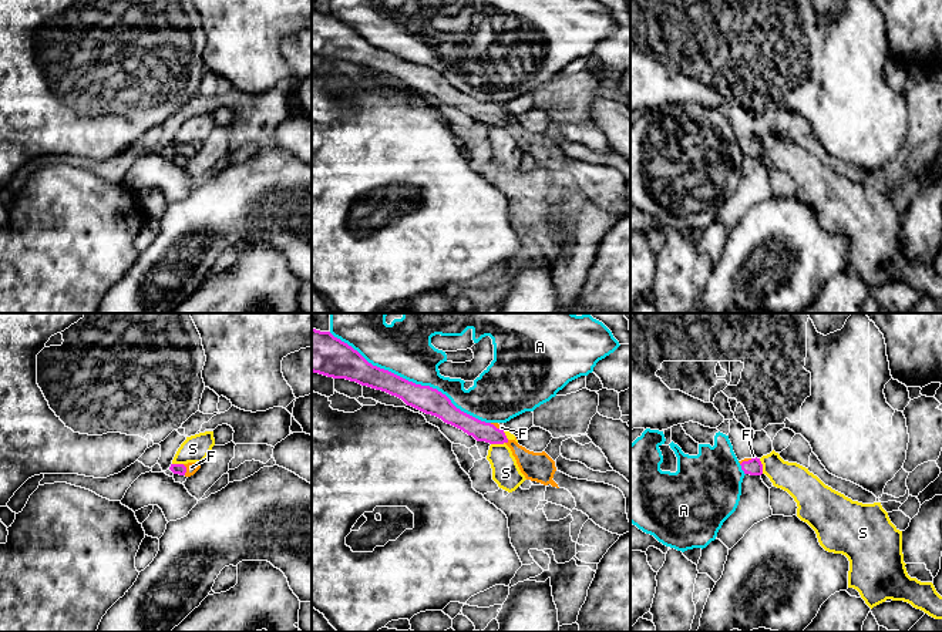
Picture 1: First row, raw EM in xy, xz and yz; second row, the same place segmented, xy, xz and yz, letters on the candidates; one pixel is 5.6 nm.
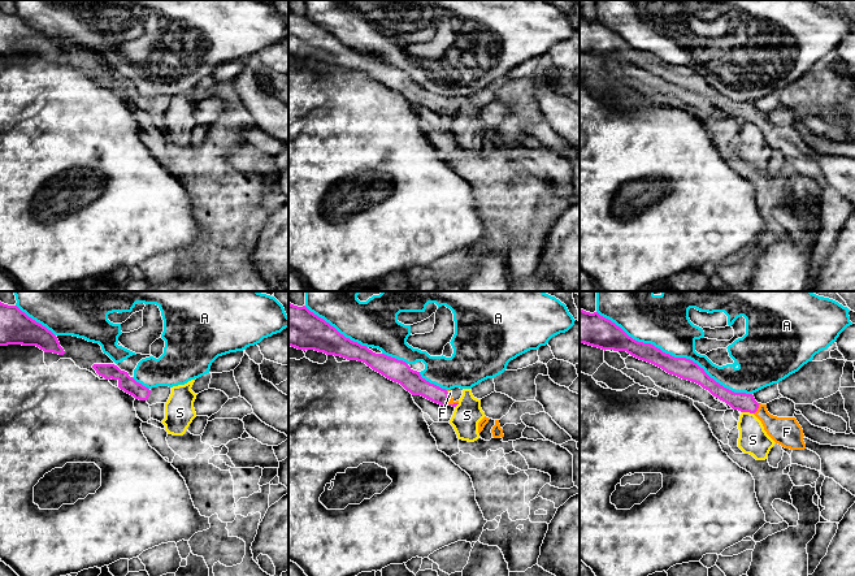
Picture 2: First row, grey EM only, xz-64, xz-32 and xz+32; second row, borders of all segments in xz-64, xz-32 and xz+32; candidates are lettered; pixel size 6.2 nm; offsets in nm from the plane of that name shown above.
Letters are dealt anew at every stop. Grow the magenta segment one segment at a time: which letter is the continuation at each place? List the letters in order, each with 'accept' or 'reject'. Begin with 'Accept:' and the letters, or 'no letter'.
Accept: F
A: reject
F: accept
S: reject

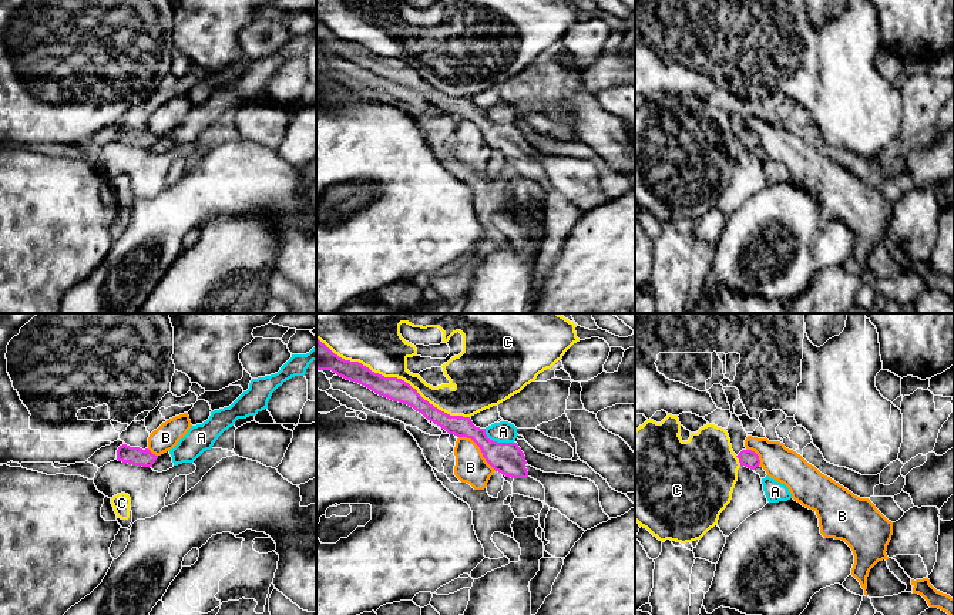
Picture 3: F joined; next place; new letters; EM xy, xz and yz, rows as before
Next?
Accept: no letter
A: reject
B: reject
C: reject

